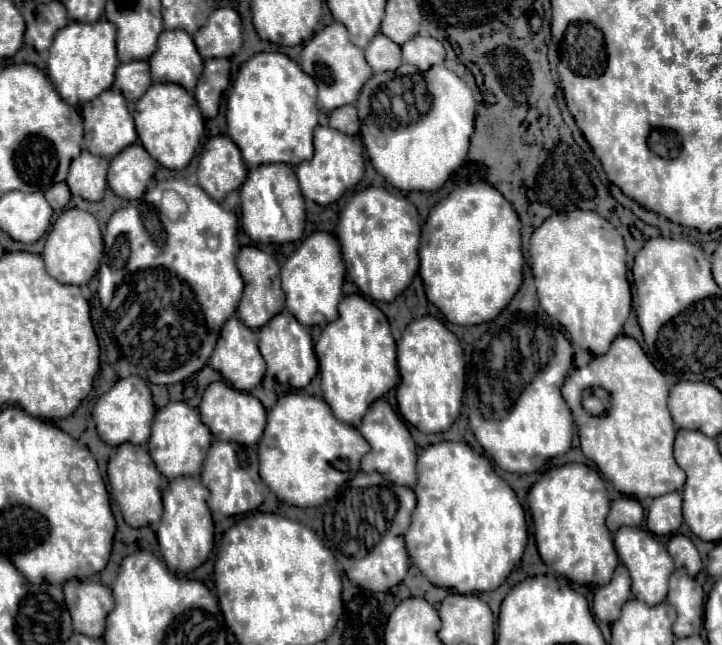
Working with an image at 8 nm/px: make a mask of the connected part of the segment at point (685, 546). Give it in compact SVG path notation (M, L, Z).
M674 535L668 543L668 553L674 559L676 567L686 567L690 577L696 577L702 569L702 561L694 543L684 535Z

